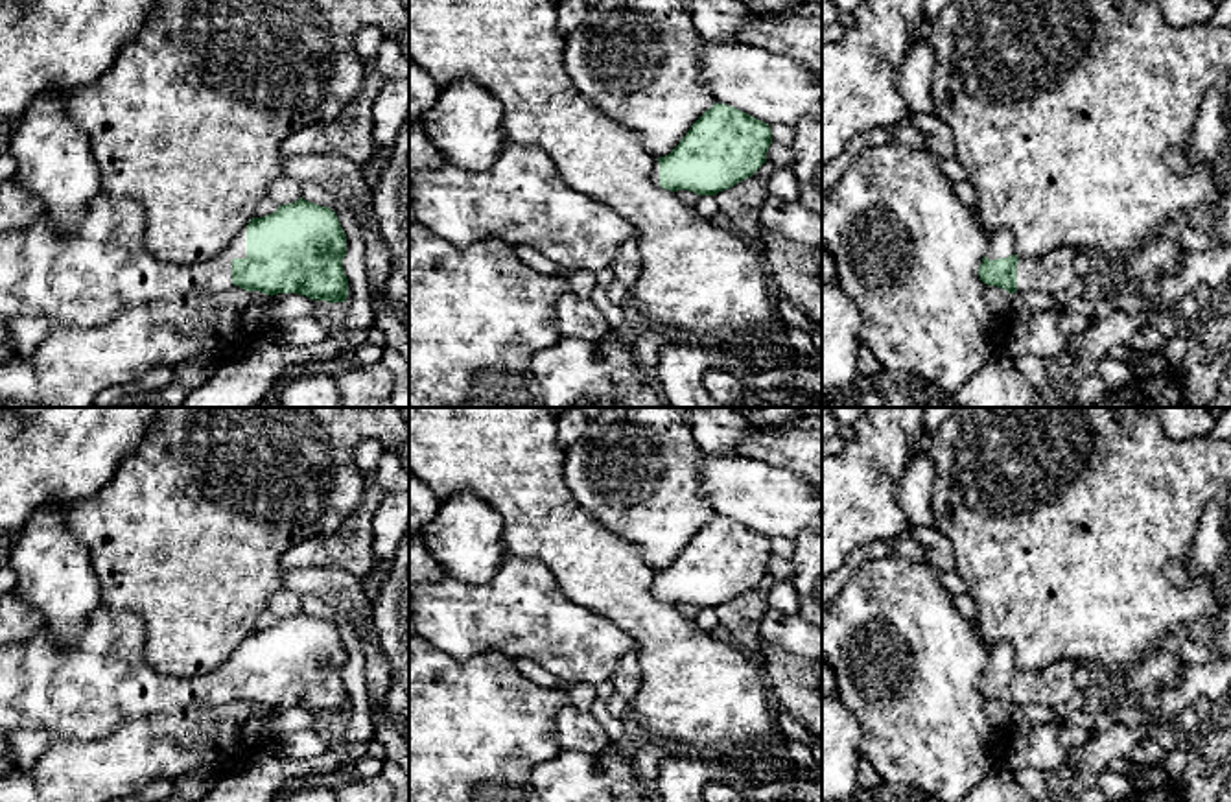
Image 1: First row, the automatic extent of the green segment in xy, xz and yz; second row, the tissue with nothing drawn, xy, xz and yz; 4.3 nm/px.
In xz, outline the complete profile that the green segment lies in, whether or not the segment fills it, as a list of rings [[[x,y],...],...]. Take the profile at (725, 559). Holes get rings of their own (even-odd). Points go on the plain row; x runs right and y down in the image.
[[[724,516],[708,522],[652,581],[652,596],[671,605],[717,608],[752,590],[772,557],[770,538]]]

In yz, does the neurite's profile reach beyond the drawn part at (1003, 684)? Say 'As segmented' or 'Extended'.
Extended

